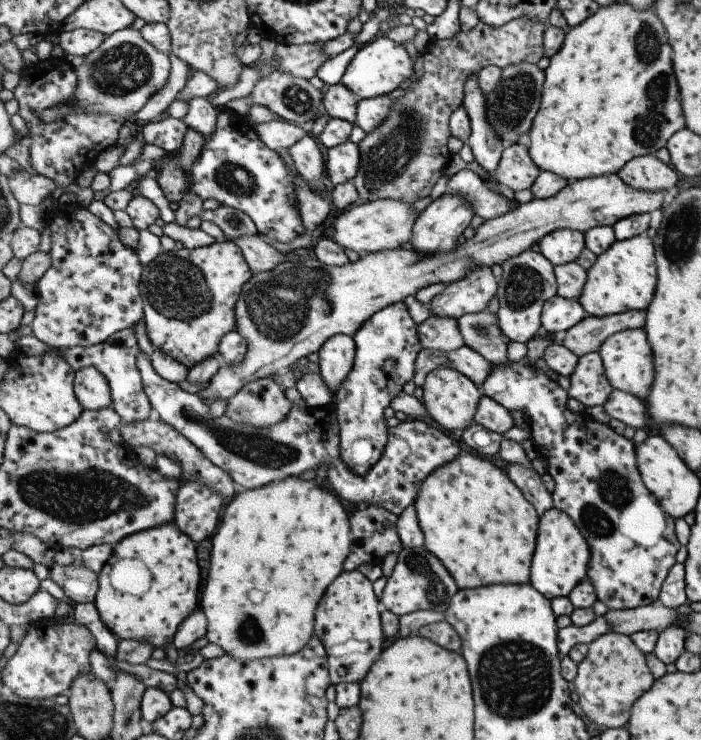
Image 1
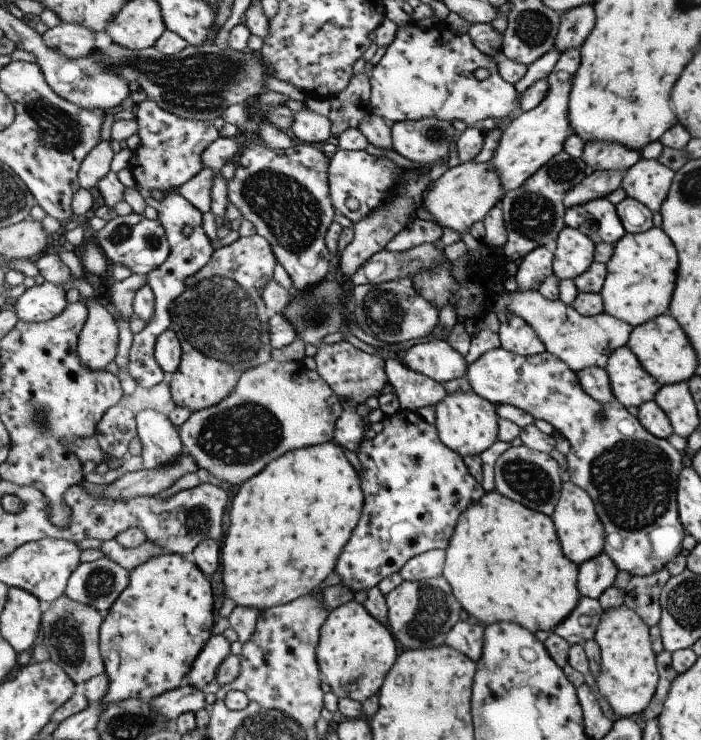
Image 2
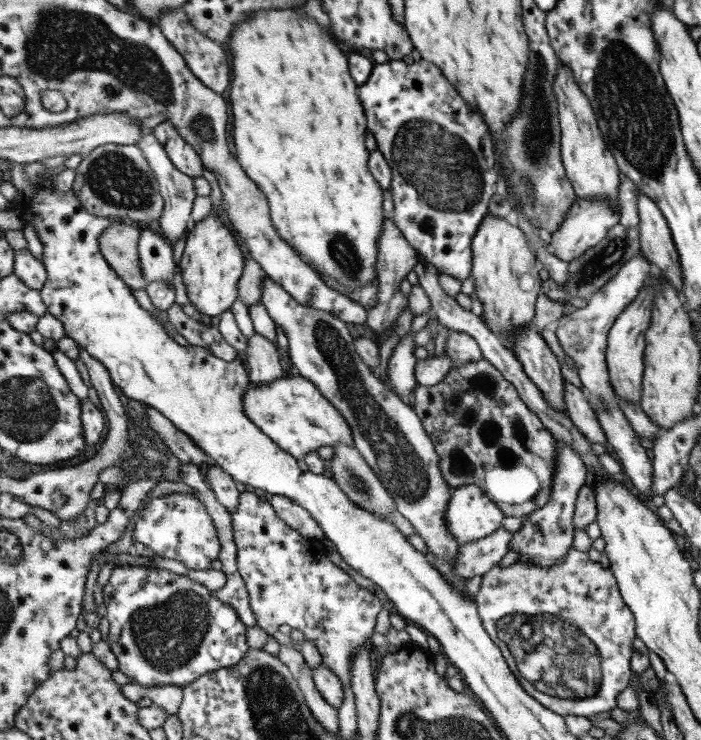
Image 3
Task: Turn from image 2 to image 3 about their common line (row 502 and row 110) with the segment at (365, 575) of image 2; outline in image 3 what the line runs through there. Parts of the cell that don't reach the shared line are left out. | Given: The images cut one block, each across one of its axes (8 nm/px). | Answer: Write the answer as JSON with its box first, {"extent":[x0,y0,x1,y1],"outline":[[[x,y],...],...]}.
{"extent":[360,59,500,282],"outline":[[[391,59],[387,64],[378,64],[373,69],[369,80],[360,85],[361,104],[364,104],[366,115],[368,116],[368,130],[374,135],[377,149],[380,150],[387,159],[391,167],[393,180],[391,194],[394,200],[394,221],[396,226],[403,232],[405,239],[423,255],[431,264],[434,264],[441,273],[447,273],[461,282],[472,276],[474,254],[472,251],[473,240],[476,239],[477,232],[480,231],[481,223],[489,215],[489,204],[493,200],[495,193],[498,193],[500,183],[499,171],[497,168],[497,156],[494,150],[494,140],[491,129],[484,119],[484,116],[472,109],[472,105],[461,96],[456,85],[444,75],[443,68],[439,68],[435,63],[421,59],[419,62],[406,64],[401,60]]]}

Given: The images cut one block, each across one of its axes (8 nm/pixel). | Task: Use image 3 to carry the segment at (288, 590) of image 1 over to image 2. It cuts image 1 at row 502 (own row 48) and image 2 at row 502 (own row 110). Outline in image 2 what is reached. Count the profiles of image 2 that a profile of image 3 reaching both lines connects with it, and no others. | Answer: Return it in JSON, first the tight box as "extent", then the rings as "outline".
{"extent":[222,441,365,612],"outline":[[[335,441],[313,445],[312,447],[300,448],[296,451],[288,452],[283,458],[274,460],[264,471],[261,471],[261,474],[244,482],[232,499],[230,506],[231,522],[224,536],[224,545],[222,546],[224,594],[227,594],[236,605],[253,605],[254,607],[259,607],[262,612],[265,609],[292,603],[298,598],[313,594],[314,590],[317,590],[317,588],[323,584],[323,580],[336,570],[341,553],[344,551],[344,548],[348,546],[348,542],[352,539],[353,533],[364,514],[365,503],[362,478],[357,473],[357,470],[353,468],[353,464],[349,462],[349,458],[347,458],[347,454],[343,452],[342,446]]]}

